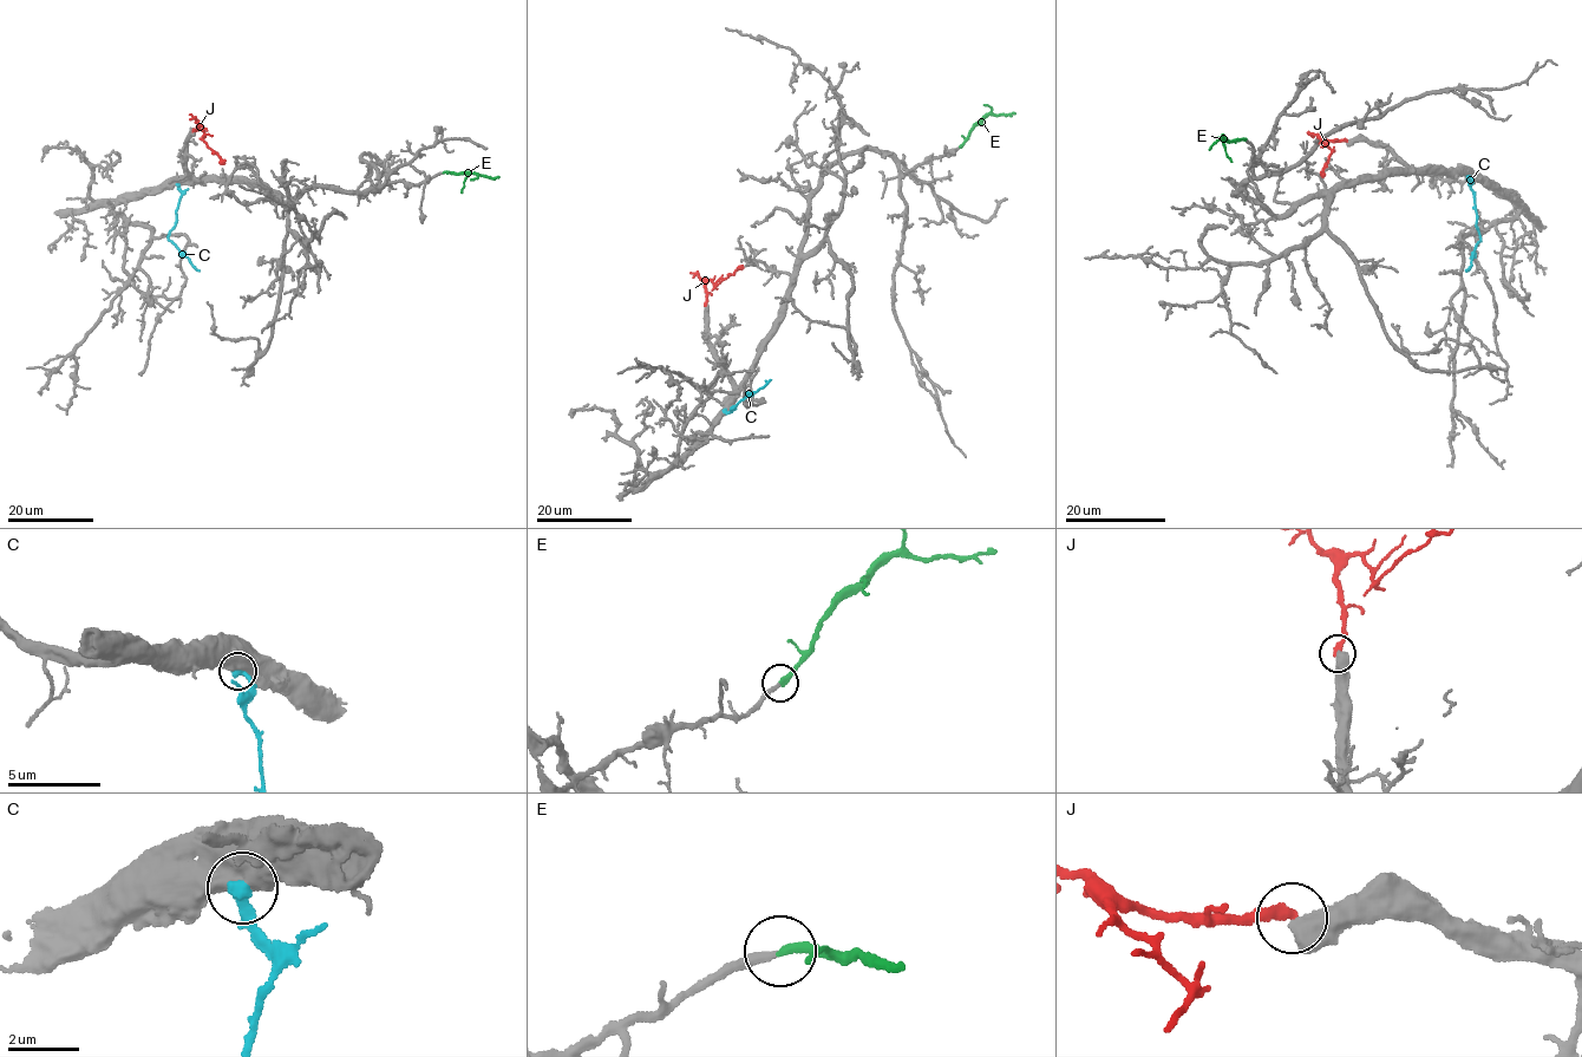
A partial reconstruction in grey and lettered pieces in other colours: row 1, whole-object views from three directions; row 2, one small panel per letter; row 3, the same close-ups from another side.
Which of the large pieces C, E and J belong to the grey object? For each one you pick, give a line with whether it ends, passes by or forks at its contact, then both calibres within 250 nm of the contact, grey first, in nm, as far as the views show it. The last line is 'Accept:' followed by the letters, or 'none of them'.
E: it ends there; 220 nm thick on the grey side, 280 nm on the other
Accept: E

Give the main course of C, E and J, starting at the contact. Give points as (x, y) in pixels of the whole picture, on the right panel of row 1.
C: (1469, 176), (1479, 240), (1466, 271)
E: (1246, 139), (1218, 139), (1223, 134)
J: (1346, 141), (1321, 138), (1332, 152), (1322, 176)

